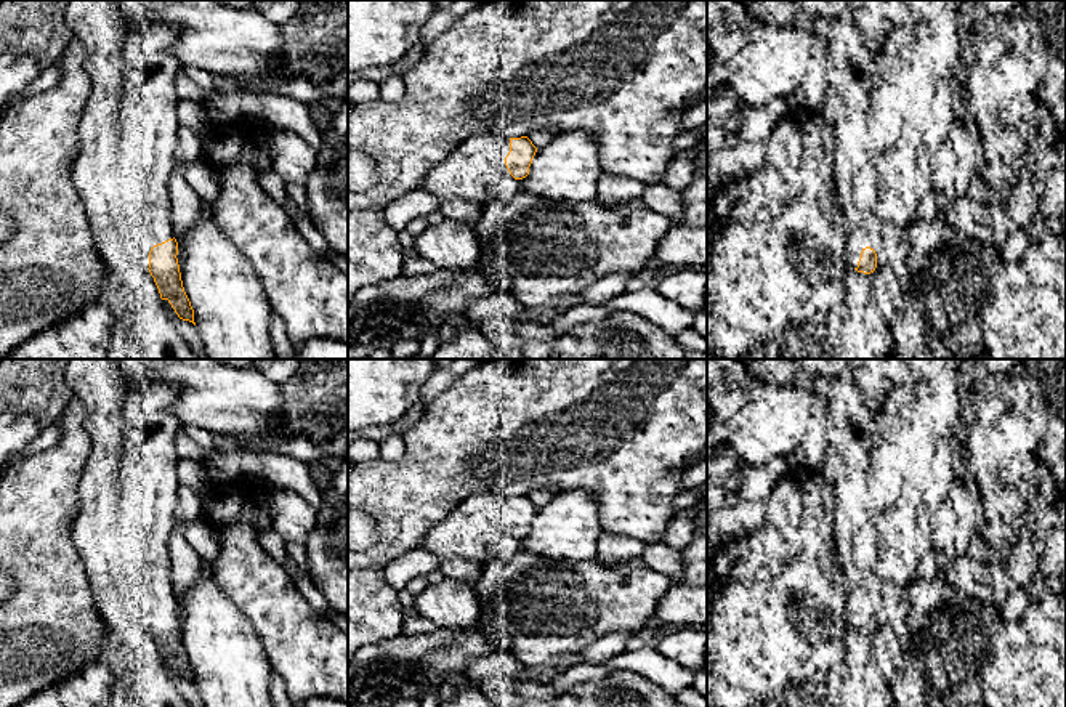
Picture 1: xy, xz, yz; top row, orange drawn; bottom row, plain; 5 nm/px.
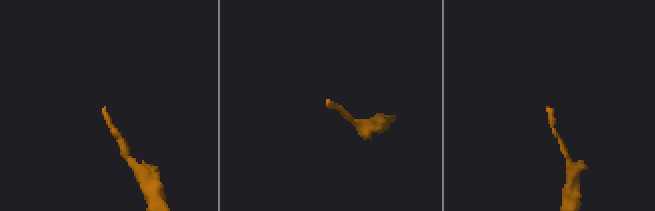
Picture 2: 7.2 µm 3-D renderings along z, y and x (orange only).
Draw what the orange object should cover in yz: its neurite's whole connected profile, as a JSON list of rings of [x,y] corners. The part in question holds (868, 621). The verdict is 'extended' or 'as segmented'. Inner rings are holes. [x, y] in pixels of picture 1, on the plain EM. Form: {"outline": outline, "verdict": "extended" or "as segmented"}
{"outline": [[[846,577],[840,590],[845,600],[845,625],[864,633],[874,632],[878,600],[856,577]]], "verdict": "extended"}

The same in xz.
{"outline": [[[527,495],[521,497],[499,497],[497,516],[515,539],[523,539],[529,534],[529,526],[537,511],[537,507]]], "verdict": "extended"}

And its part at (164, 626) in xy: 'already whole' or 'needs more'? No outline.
needs more

